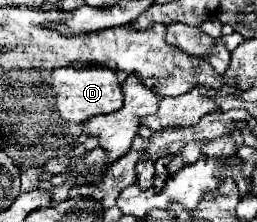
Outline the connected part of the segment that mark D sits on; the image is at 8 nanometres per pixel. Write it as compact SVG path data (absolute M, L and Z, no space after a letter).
M86 64L84 68L76 70L76 68L63 68L64 71L54 74L54 90L56 90L56 106L60 110L60 116L68 122L84 122L92 116L98 114L110 114L122 108L122 86L116 80L116 74L112 74L112 70L108 70L102 64Z

